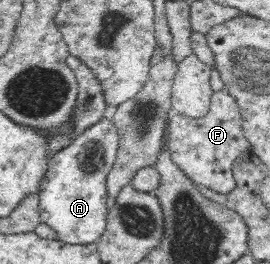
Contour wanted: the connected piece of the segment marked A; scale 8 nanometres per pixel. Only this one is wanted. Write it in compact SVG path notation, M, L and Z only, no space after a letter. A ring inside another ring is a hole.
M108 118L84 129L68 146L60 149L48 161L48 170L40 181L38 193L41 222L47 224L56 233L56 239L71 245L87 245L95 243L106 228L109 211L106 179L113 167L118 150L117 128Z

